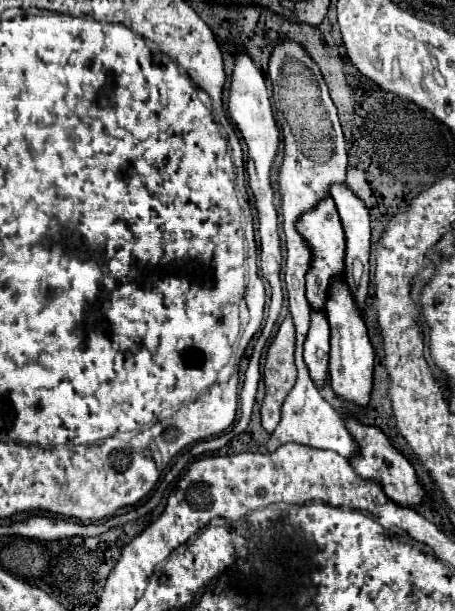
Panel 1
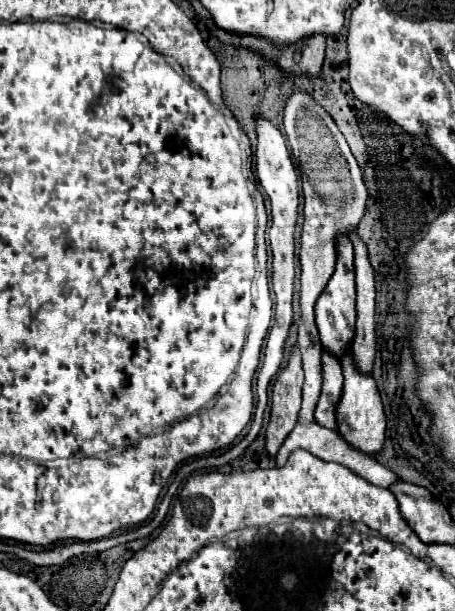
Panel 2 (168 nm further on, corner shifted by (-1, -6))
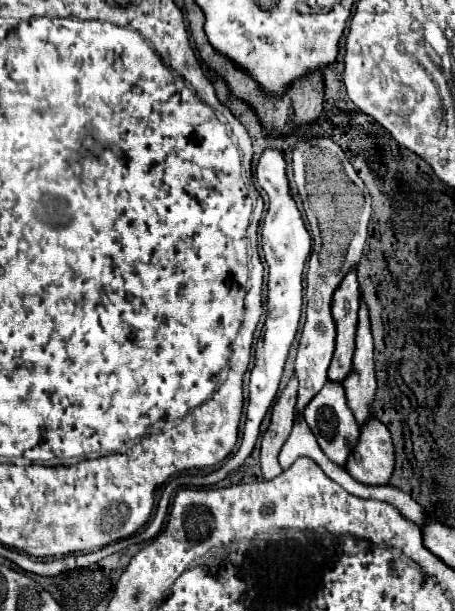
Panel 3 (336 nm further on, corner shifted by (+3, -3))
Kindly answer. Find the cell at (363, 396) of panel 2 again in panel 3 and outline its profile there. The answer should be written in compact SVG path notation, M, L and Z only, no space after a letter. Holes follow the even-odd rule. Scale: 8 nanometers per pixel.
M373 419L361 427L359 447L351 451L347 473L363 485L389 485L395 469L395 449L391 435L383 423Z

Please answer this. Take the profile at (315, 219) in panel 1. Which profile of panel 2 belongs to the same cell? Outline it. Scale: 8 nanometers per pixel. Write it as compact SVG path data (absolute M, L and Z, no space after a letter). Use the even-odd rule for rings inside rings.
M339 236L335 244L337 264L335 272L327 282L327 288L315 302L315 322L319 328L319 338L325 350L331 350L335 356L341 356L349 346L355 332L355 274L353 274L353 246L347 236Z

